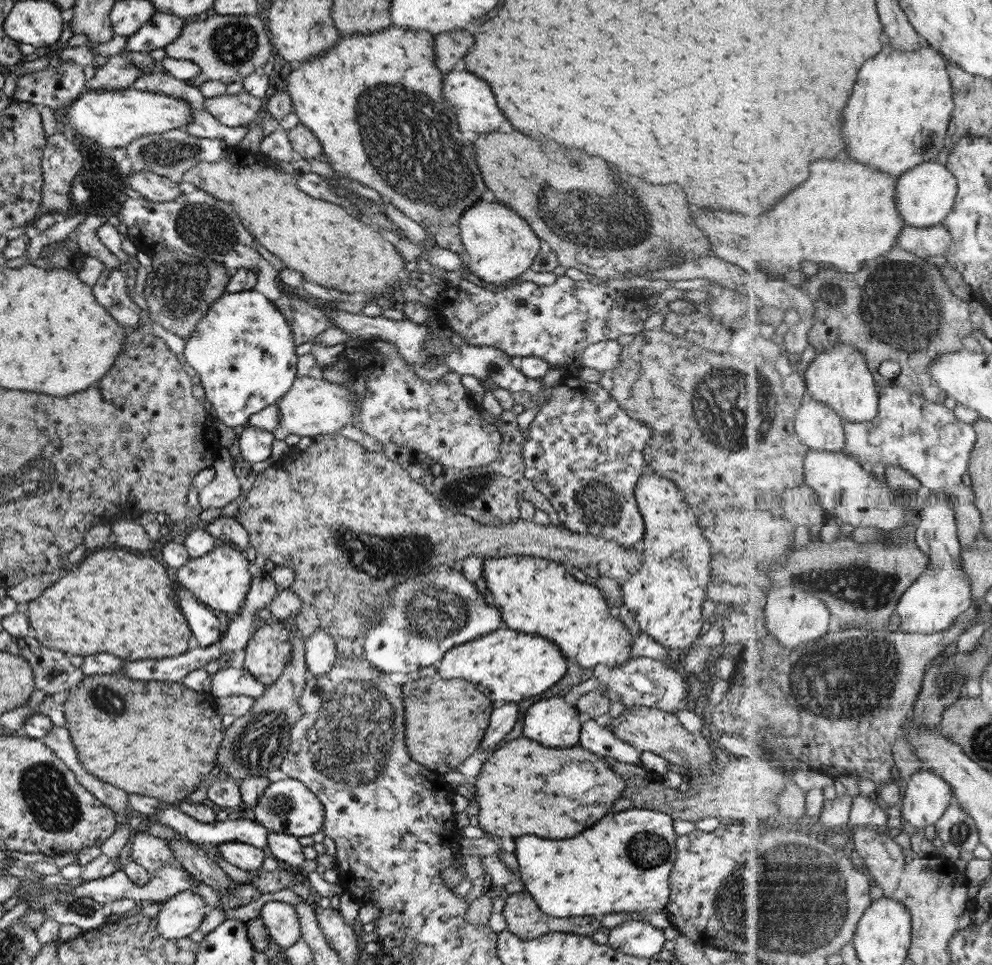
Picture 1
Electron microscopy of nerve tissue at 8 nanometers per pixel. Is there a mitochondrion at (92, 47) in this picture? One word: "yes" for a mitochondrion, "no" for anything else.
no

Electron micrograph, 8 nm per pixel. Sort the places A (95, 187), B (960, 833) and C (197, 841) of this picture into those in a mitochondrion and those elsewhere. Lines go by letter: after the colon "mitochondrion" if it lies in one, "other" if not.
A: mitochondrion
B: mitochondrion
C: other

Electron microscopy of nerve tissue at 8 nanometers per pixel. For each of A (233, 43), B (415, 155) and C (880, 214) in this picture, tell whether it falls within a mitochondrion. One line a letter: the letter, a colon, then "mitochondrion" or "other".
A: mitochondrion
B: mitochondrion
C: other

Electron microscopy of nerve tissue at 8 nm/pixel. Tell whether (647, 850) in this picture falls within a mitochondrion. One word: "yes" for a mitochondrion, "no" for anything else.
yes

